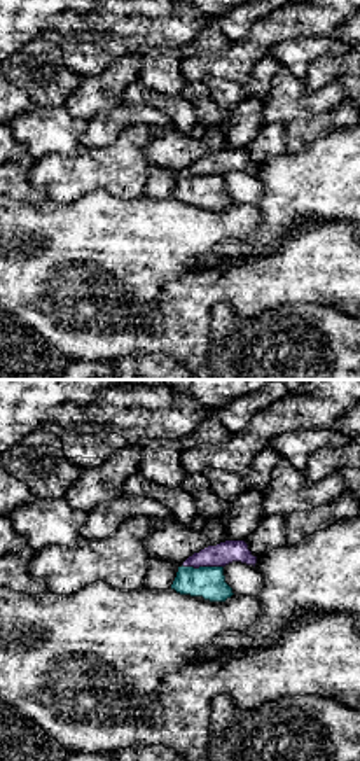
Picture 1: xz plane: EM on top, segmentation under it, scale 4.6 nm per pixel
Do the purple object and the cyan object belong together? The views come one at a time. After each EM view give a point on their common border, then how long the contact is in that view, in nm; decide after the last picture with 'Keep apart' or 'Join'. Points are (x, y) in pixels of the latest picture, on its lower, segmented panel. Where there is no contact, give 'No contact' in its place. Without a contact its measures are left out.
Touches purple at (203, 565). Shared border 190 nm

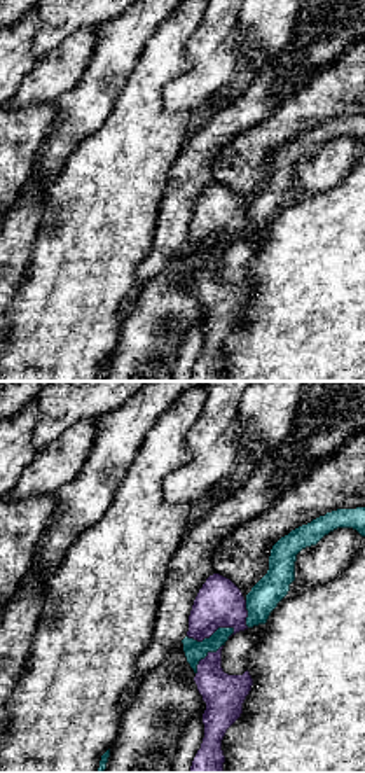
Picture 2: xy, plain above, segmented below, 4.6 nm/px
Touches purple at (210, 635). Shared border 220 nm

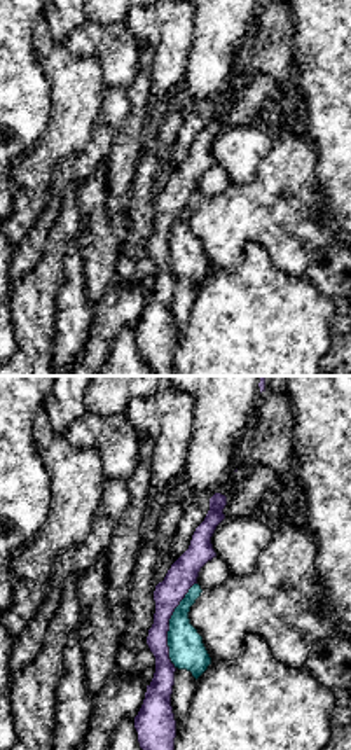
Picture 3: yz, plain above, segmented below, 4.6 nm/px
Touches purple at (168, 626). Shared border 420 nm

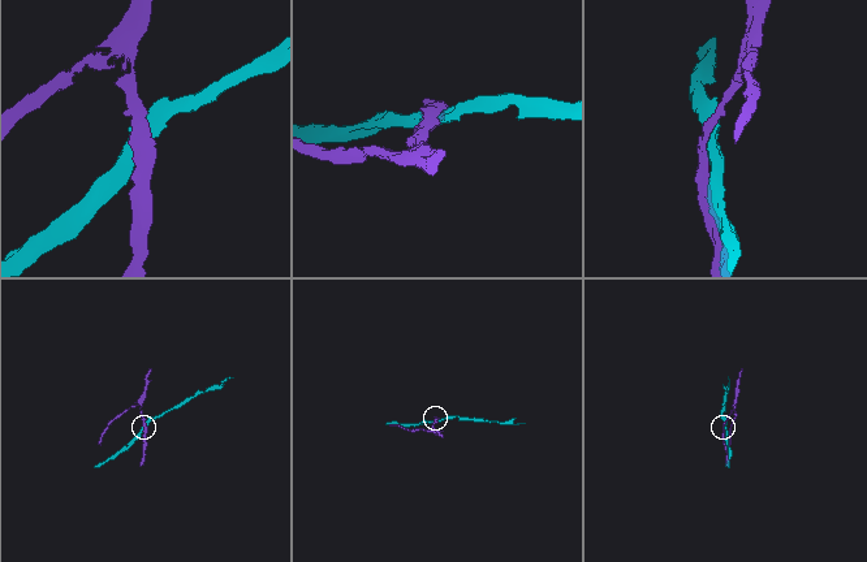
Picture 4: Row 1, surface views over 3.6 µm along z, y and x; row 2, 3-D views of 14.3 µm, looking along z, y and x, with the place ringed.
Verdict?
Keep apart

